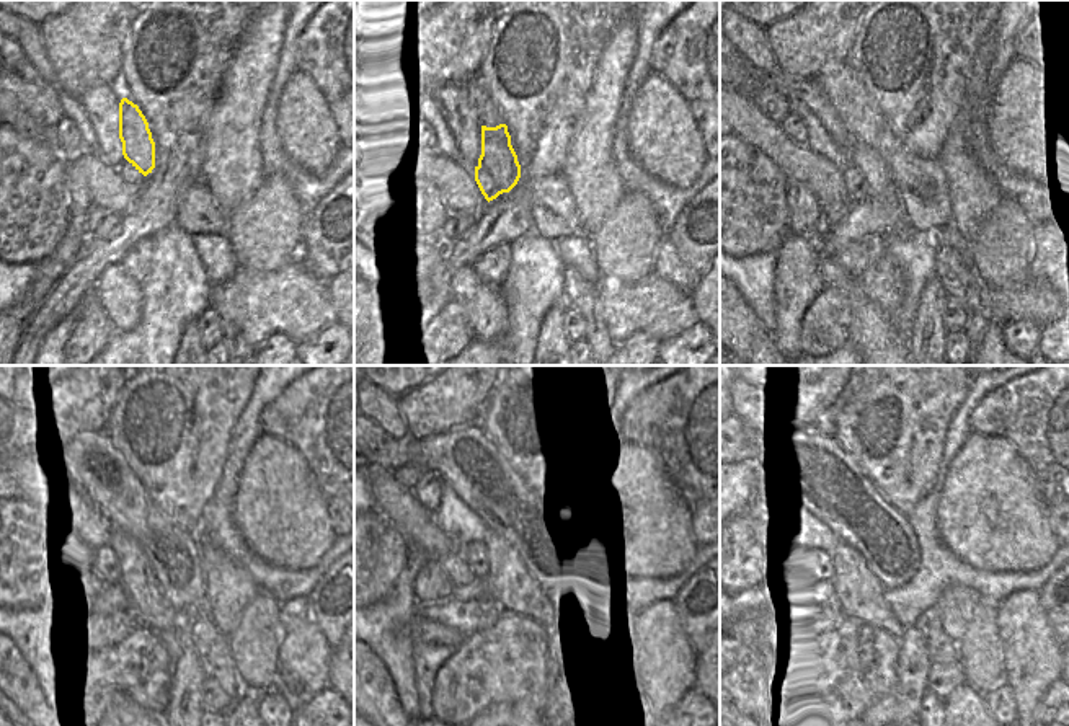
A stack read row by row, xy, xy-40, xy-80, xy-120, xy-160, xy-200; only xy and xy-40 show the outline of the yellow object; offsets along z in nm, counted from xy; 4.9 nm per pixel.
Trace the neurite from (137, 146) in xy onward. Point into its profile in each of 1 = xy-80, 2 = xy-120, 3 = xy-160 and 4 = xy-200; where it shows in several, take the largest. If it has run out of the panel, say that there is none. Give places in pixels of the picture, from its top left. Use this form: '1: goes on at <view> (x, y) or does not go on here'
1: goes on at xy-80 (865, 177)
2: goes on at xy-120 (136, 579)
3: goes on at xy-160 (501, 583)
4: goes on at xy-200 (862, 596)

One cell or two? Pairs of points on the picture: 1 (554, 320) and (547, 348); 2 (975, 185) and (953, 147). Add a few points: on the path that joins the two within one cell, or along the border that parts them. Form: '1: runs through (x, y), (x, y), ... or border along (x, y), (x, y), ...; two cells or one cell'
1: runs through (552, 327), (552, 341); one cell
2: runs through (965, 175), (953, 157); one cell

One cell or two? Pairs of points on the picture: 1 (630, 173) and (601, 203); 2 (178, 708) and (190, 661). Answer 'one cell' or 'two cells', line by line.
1: two cells
2: one cell

